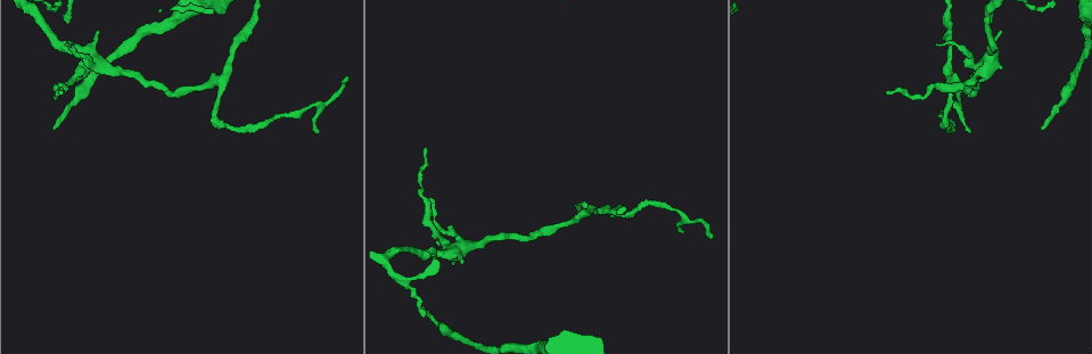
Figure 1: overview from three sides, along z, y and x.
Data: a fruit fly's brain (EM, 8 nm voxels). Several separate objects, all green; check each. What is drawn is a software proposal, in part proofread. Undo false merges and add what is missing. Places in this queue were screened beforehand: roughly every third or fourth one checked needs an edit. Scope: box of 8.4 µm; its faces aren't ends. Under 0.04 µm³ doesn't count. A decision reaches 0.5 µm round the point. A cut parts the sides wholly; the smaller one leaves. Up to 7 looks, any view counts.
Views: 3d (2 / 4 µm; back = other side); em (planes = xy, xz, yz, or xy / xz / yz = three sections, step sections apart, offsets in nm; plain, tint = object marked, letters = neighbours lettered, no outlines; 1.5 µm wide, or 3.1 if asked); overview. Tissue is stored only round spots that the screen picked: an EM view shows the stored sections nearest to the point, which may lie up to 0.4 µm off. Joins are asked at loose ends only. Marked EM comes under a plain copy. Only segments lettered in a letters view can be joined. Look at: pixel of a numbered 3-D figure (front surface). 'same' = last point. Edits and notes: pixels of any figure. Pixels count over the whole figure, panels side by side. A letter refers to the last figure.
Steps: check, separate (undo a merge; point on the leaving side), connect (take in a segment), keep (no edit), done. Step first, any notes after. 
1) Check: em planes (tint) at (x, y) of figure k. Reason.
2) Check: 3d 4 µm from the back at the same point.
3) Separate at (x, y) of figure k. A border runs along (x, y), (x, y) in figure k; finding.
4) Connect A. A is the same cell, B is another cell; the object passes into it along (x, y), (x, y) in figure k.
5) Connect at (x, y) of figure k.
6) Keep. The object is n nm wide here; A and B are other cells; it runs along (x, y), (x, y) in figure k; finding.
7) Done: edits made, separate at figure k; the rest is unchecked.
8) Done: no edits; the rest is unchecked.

Check: em xy step 4 (letters) at (988, 58) of figure 1. Calibre changes.

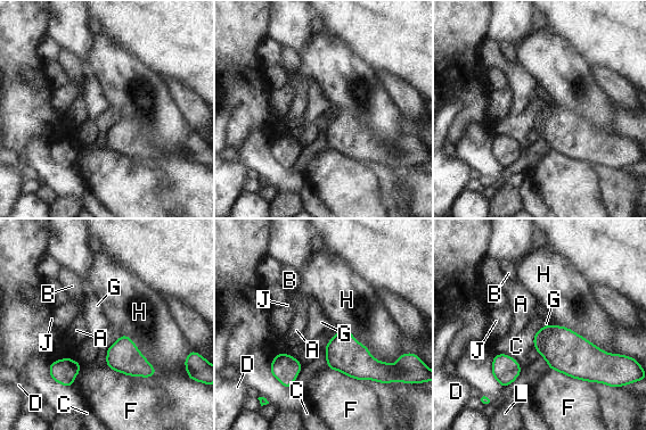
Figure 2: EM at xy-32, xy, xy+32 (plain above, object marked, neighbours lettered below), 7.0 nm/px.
Keep. A, B, C, D, F, G, H, J and L are other cells; a border runs along (548, 323), (542, 325), (532, 337) in figure 2; continuous, no second neuron.

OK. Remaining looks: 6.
Check: 3d 4 µm from the back at (1042, 127) of figure 1. Tapers out.

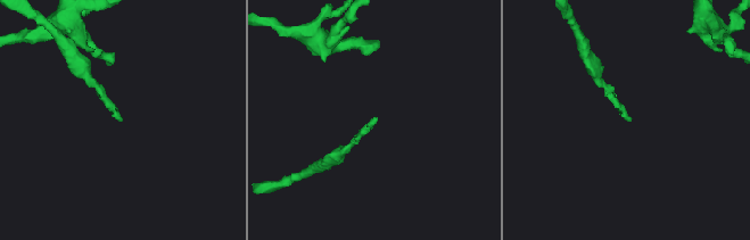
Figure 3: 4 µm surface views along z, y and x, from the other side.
Check: em planes (letters) at (629, 120) of figure 3. Now the EM.

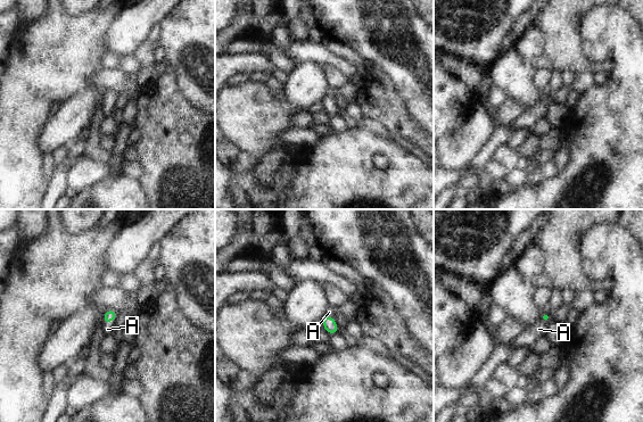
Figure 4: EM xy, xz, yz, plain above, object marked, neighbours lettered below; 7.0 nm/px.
Connect A. The object is 70 nm wide here; A is the same cell; the object passes into it along (545, 317), (544, 322), (538, 329) in figure 4; it goes on there.

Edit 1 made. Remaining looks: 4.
Check: em planes (letters) at (220, 124) of figure 1. Abrupt turn.

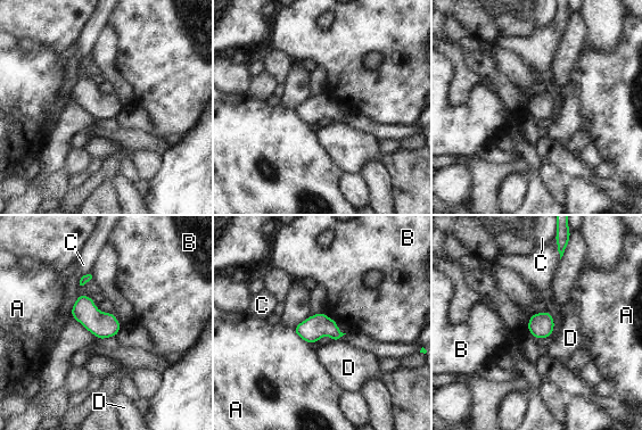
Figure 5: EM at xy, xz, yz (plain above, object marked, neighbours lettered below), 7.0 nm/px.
Keep. The object is 180 nm wide here; A, B, C and D are other cells; a border runs along (323, 311), (337, 323) in figure 5; continuous, no second neuron.

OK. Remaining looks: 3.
Done: edits made, connect at figure 4; the rest is unchecked.

